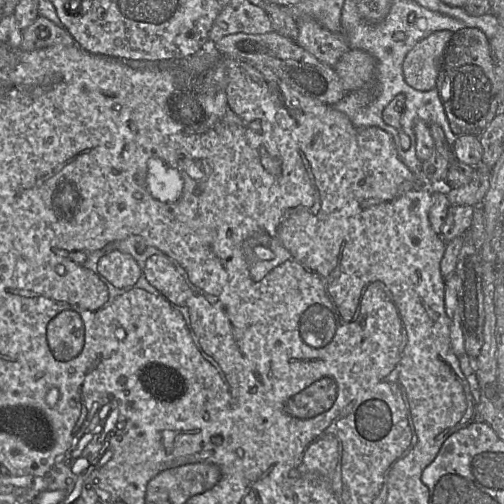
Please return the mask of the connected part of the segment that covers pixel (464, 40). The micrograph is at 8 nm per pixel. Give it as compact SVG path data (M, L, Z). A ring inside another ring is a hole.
M476 27L456 31L443 56L436 88L452 132L457 136L479 136L502 110L499 82L490 54L490 41Z

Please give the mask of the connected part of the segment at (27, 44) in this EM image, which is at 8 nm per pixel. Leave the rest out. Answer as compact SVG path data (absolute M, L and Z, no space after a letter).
M38 16L26 29L22 30L21 48L34 51L53 46L71 46L75 41L69 32L49 19Z

